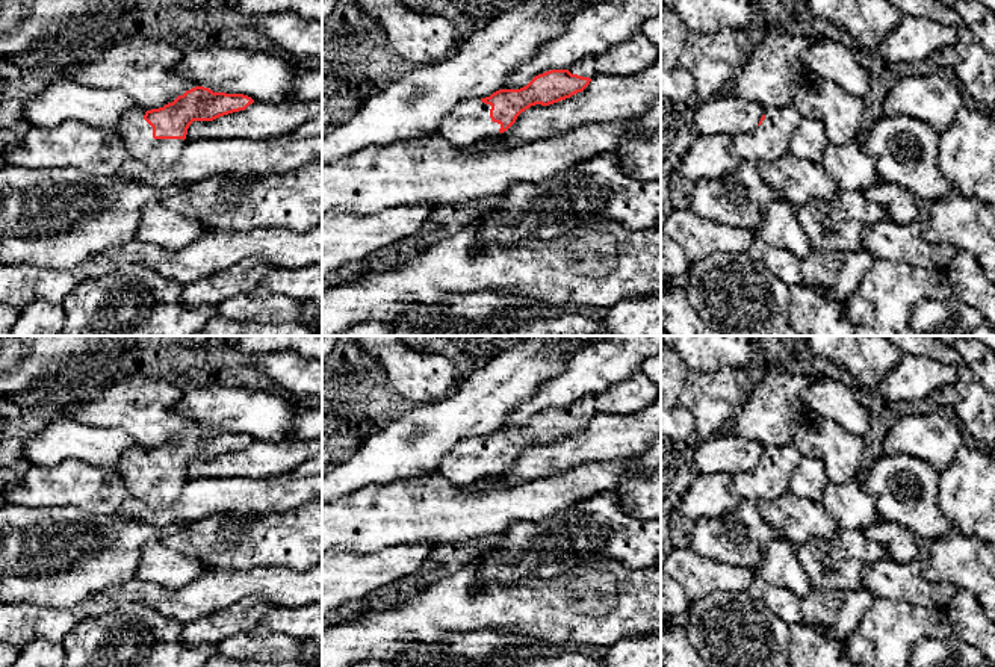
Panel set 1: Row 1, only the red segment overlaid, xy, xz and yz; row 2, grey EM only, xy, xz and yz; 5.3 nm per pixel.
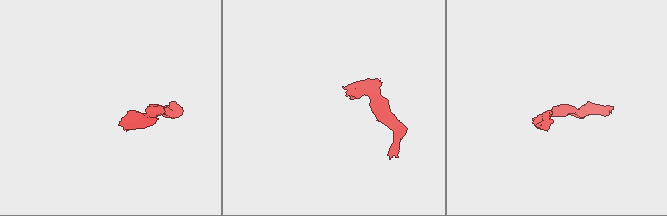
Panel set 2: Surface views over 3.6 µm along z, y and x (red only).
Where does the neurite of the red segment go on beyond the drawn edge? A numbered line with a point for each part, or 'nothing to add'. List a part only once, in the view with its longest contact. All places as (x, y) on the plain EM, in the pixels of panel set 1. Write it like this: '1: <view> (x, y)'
1: xy (136, 472)

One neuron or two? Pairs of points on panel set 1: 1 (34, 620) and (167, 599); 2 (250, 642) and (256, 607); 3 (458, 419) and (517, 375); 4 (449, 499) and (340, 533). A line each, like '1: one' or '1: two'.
1: one
2: two
3: one
4: one

